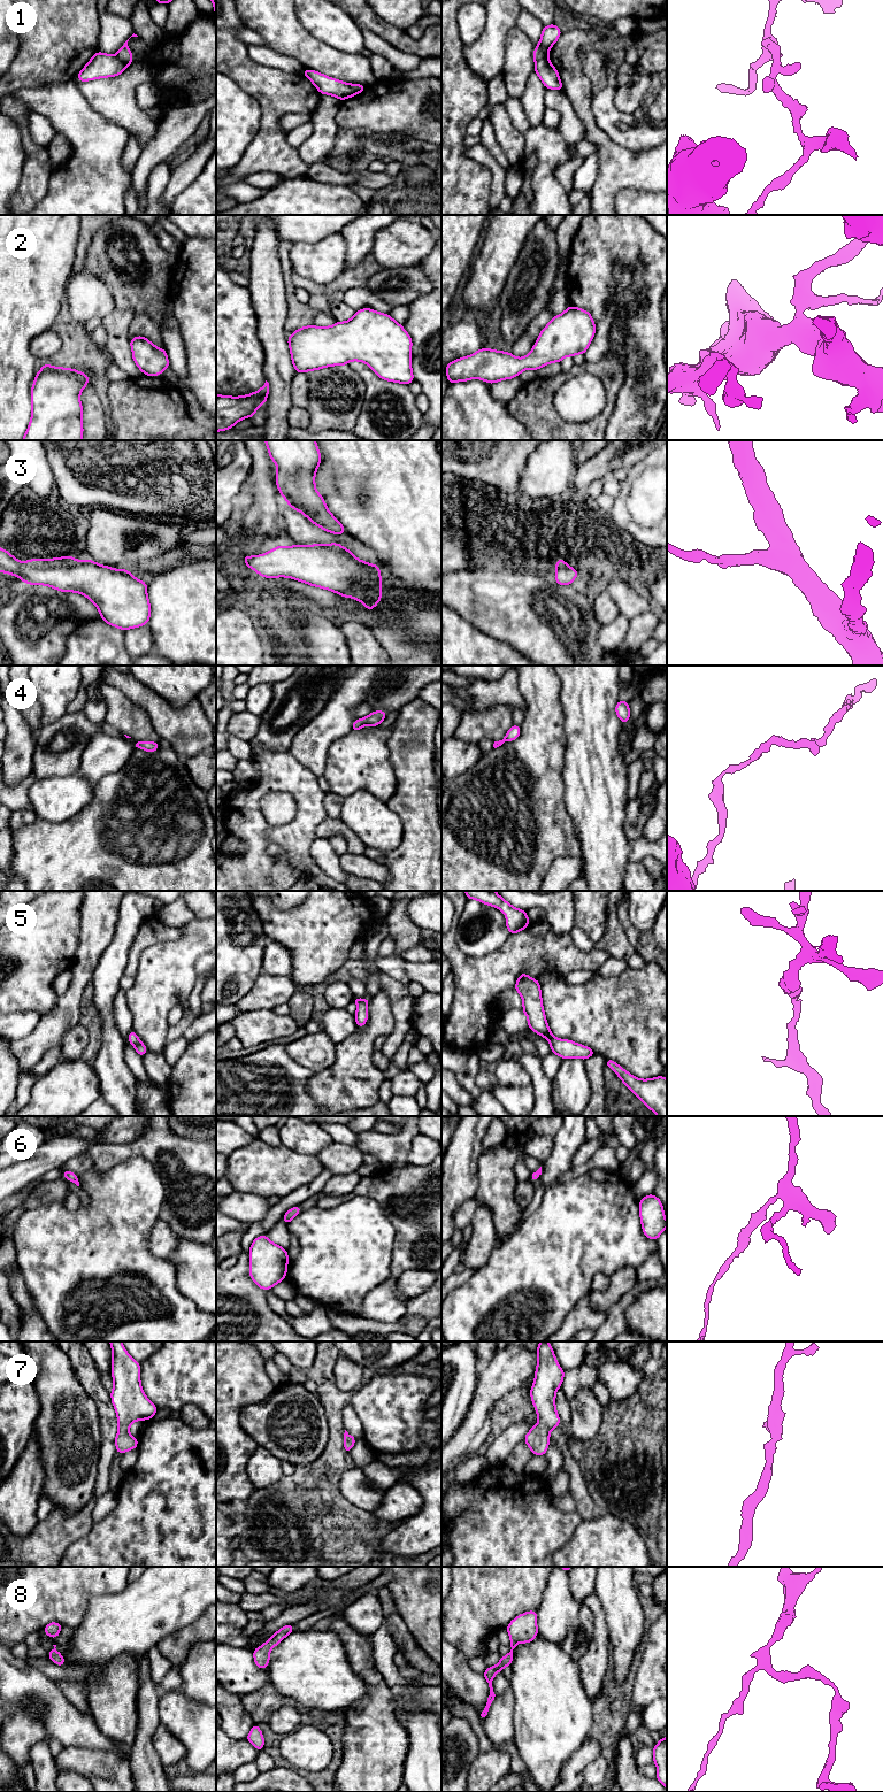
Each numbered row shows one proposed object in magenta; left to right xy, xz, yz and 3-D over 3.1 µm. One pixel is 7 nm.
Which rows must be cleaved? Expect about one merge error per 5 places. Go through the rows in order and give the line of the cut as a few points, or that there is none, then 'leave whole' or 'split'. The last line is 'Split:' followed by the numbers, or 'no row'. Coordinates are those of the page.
1: cut yz (546, 56), (535, 61); split
2: cut none; leave whole
3: cut none; leave whole
4: cut none; leave whole
5: cut none; leave whole
6: cut none; leave whole
7: cut none; leave whole
8: cut none; leave whole
Split: 1

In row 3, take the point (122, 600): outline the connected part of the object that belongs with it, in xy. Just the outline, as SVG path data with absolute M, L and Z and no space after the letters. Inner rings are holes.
M0 548L0 572L17 576L25 584L80 593L95 605L103 622L124 631L147 624L151 617L147 583L135 578L129 570L113 569L89 559L78 561L72 556L20 562L8 551Z

